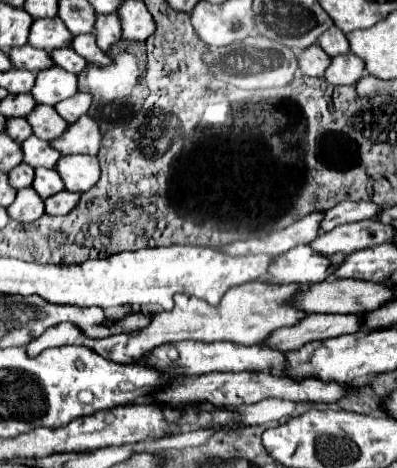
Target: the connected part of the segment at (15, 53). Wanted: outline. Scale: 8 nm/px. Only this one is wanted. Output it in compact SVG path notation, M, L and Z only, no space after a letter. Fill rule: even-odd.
M31 45L13 47L9 51L9 57L11 57L11 61L17 69L29 69L33 73L37 73L41 69L49 69L51 65L55 65L51 55L45 49L37 49L37 47L31 47Z

